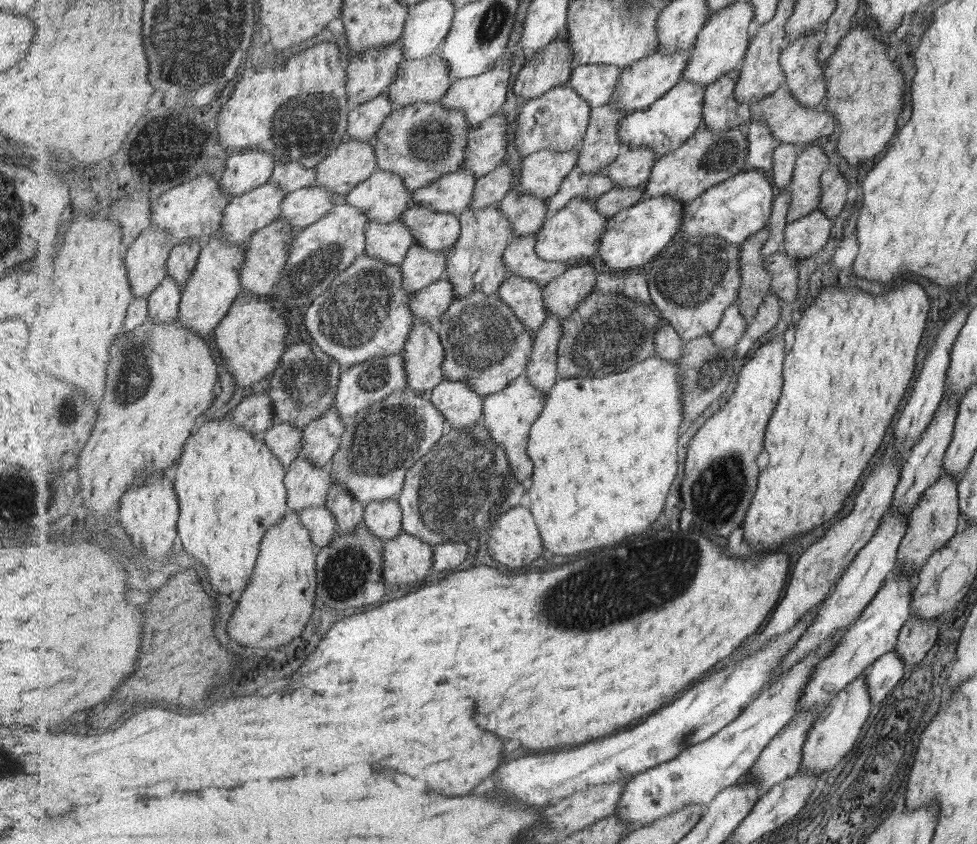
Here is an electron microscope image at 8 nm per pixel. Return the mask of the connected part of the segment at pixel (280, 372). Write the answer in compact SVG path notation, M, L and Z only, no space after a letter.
M315 340L313 344L297 344L289 348L287 358L281 360L277 371L270 377L269 394L273 398L277 424L304 429L328 413L336 404L344 370Z

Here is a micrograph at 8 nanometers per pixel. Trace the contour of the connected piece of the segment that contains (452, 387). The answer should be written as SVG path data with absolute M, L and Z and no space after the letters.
M445 381L441 382L430 394L431 402L437 406L437 410L446 419L447 428L455 430L473 429L483 419L484 398L477 395L463 382Z

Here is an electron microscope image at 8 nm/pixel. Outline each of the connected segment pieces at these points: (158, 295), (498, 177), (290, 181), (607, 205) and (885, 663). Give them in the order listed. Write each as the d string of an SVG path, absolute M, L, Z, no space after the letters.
M171 276L166 277L149 296L147 317L155 320L155 324L172 322L179 314L183 290Z
M504 163L489 174L481 176L475 185L470 209L481 210L481 208L501 202L507 193L513 190L511 189L513 180L515 180L515 172Z
M298 161L290 164L277 164L269 181L281 186L288 195L296 190L315 185L317 182L317 171L316 168L303 167Z
M646 185L637 186L637 188L615 186L608 193L596 199L597 210L605 218L613 217L622 210L631 208L631 206L635 206L639 201L643 200L646 192Z
M893 649L881 654L881 657L868 668L867 685L874 706L883 700L883 696L897 684L906 670L907 666L903 665L901 657Z

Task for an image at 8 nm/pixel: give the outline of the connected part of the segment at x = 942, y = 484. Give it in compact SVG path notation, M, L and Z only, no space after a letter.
M941 470L939 477L919 496L915 507L909 511L907 528L897 546L897 556L895 556L892 573L907 571L907 573L917 574L933 552L945 546L945 542L949 541L959 529L958 484L959 482L955 481L951 475L947 475L947 471L943 473Z

